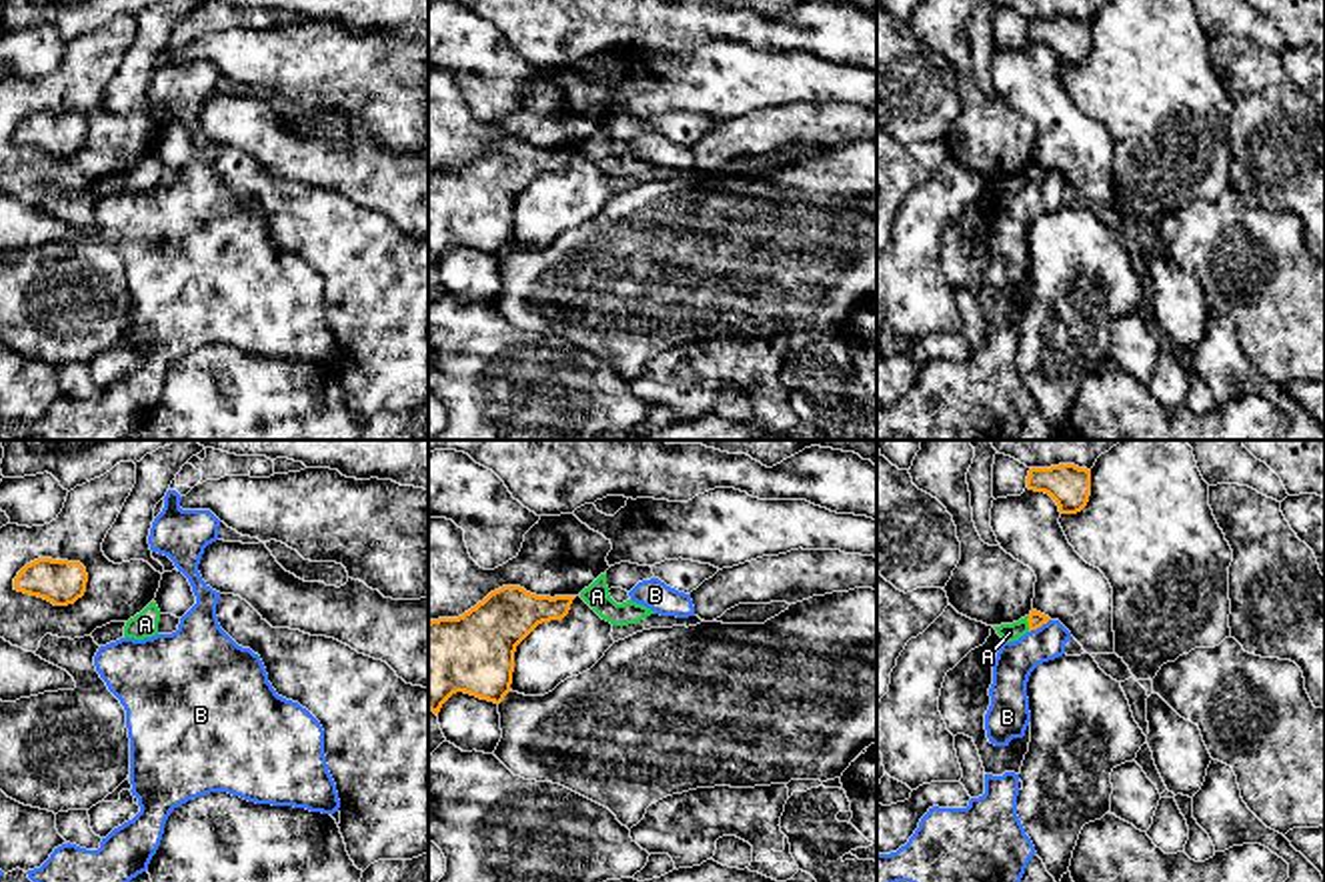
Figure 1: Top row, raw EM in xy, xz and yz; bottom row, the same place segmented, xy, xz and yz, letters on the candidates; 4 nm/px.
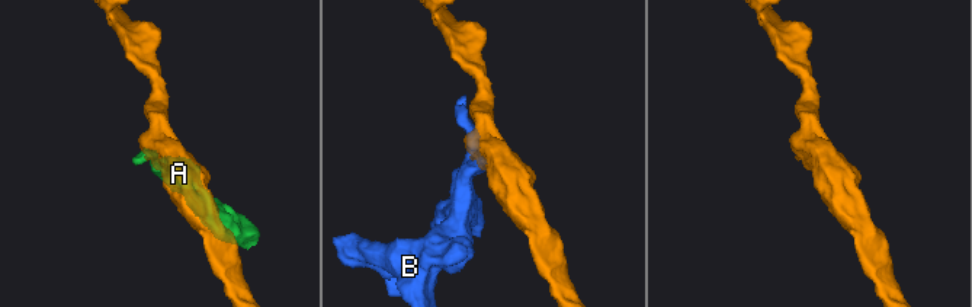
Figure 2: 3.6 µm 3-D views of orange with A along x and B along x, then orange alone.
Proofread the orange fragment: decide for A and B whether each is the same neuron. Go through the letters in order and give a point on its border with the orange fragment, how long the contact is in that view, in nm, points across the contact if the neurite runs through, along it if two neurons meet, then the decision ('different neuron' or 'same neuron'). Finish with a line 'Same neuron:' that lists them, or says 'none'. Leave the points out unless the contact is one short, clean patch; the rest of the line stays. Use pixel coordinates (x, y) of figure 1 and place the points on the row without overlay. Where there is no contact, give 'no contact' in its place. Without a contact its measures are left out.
A: yz (1027, 172) | 60 nm | along yz (1029, 168), (1027, 180) | different neuron
B: yz (1039, 178) | 90 nm | along yz (1049, 170), (1031, 182) | different neuron
Same neuron: none

